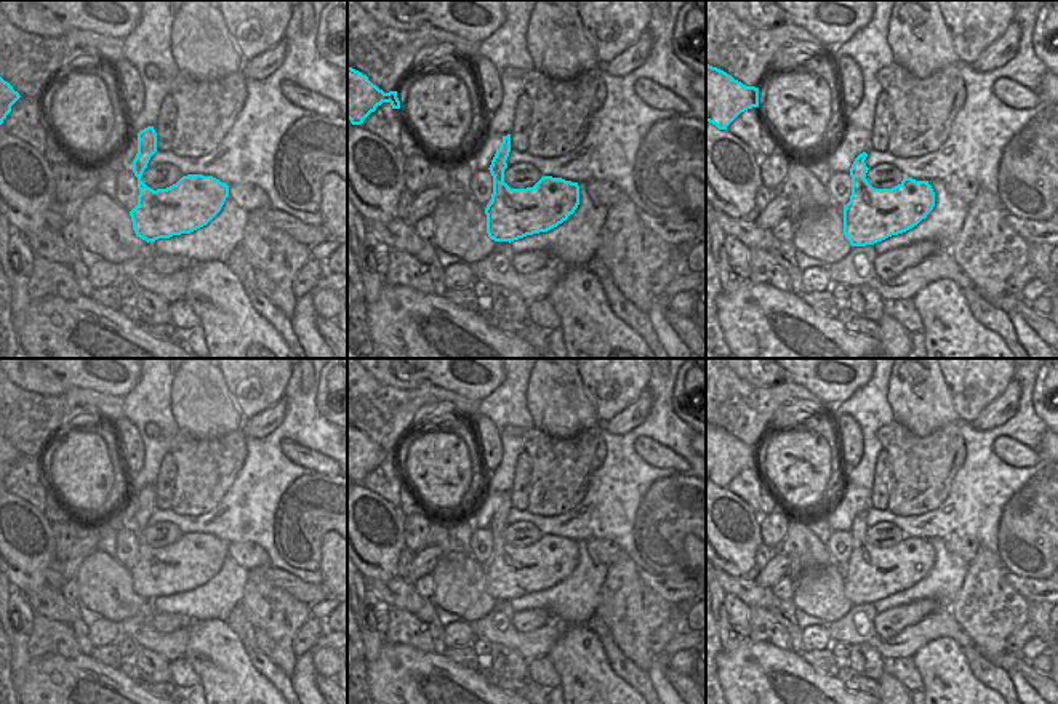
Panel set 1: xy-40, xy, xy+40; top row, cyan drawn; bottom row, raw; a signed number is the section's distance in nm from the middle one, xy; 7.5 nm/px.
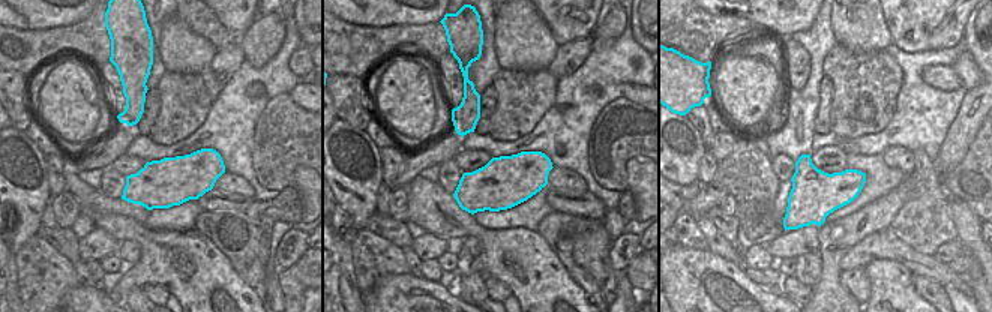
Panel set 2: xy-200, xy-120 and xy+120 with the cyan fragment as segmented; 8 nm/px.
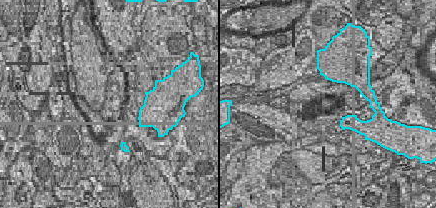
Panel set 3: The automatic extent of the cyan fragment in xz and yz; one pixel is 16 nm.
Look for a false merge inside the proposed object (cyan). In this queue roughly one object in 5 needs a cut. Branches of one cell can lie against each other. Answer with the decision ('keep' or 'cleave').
keep

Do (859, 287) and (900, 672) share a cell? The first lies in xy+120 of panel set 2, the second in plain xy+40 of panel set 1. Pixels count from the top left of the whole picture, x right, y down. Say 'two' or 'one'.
one

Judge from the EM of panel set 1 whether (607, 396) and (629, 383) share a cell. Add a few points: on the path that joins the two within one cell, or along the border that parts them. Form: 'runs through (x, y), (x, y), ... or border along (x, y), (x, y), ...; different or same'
runs through (612, 391), (620, 383), (625, 383); same

